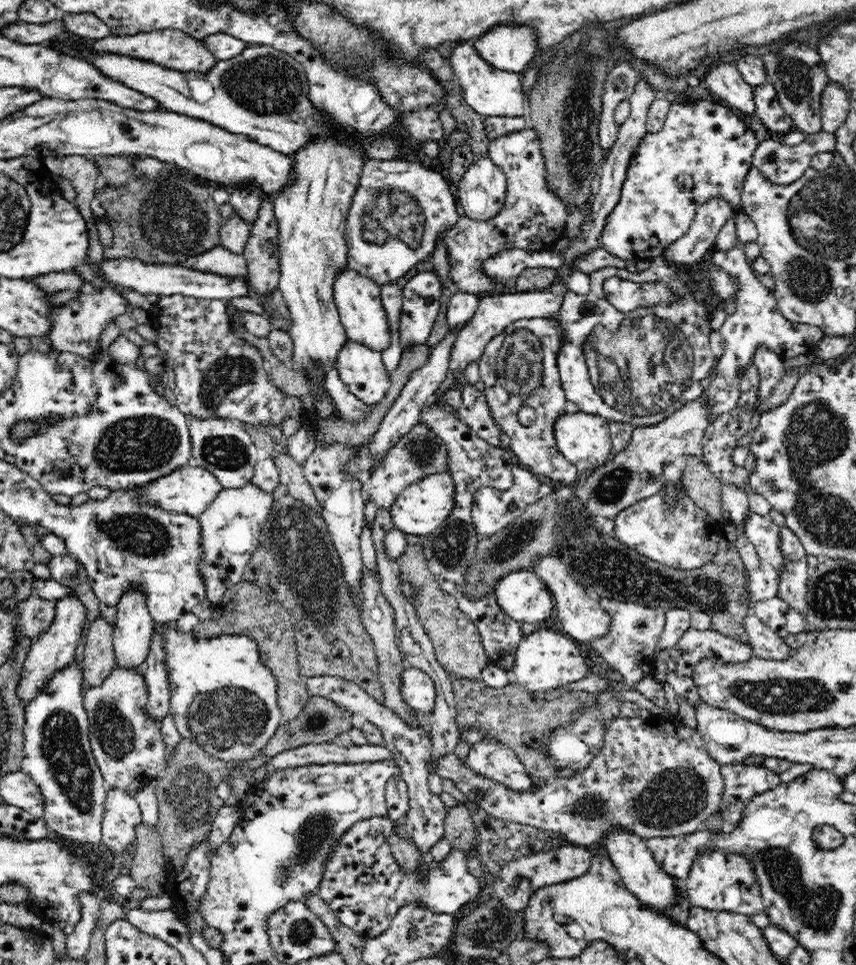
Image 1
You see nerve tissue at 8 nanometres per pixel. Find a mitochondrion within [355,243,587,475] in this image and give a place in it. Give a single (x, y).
(519, 367)

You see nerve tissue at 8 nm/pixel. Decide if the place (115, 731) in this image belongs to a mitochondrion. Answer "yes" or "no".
yes

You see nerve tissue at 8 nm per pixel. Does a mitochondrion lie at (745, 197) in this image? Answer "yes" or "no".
no

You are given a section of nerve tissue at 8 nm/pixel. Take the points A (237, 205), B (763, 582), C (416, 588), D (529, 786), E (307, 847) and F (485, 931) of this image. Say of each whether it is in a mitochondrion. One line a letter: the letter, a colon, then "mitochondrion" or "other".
A: other
B: other
C: mitochondrion
D: other
E: mitochondrion
F: mitochondrion

